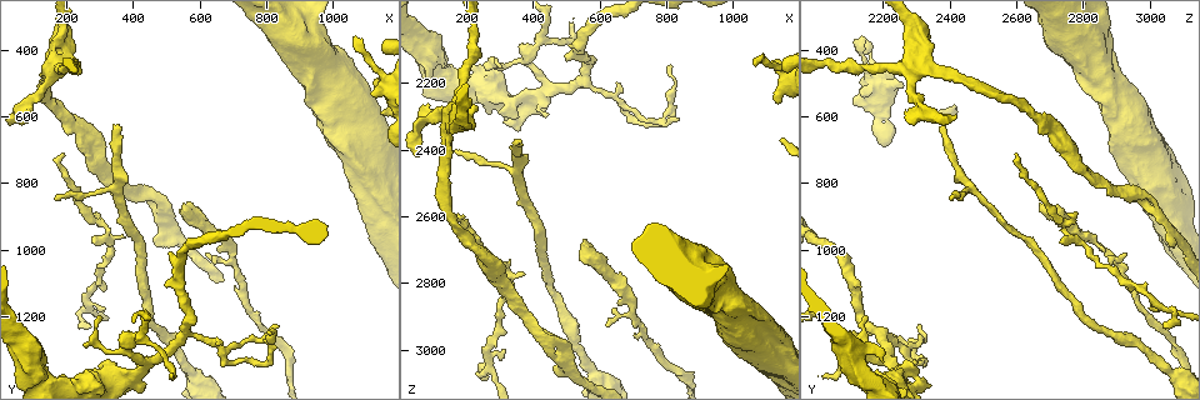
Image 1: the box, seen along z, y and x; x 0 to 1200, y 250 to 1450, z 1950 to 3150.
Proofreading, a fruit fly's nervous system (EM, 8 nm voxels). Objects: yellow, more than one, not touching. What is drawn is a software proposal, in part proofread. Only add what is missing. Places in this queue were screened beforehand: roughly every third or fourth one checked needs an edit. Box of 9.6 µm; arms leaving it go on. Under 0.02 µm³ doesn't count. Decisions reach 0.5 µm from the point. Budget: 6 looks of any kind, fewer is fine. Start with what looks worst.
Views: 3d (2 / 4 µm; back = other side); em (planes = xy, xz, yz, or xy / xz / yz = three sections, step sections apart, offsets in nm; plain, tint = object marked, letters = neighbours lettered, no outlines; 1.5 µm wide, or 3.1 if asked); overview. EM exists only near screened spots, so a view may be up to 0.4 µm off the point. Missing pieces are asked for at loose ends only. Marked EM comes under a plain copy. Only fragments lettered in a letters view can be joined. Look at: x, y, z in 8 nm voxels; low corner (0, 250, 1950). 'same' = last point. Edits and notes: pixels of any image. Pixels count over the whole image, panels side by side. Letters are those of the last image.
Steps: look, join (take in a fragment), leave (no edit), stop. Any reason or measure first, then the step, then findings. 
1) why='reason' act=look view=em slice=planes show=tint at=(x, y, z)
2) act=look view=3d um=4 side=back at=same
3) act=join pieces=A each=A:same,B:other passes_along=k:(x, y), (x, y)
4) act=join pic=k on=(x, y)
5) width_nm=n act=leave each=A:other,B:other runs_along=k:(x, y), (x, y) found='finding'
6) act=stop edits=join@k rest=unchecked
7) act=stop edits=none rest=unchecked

why='tapers out' act=look view=3d um=2 at=(370, 620, 2380)

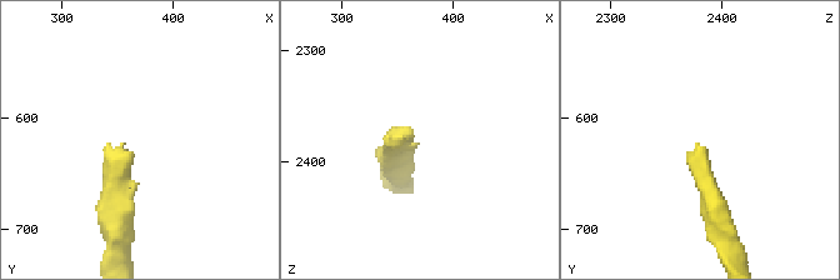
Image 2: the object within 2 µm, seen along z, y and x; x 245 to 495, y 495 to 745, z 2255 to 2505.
why='now the EM' act=look view=em slice=planes show=letters at=(362, 628, 2380)

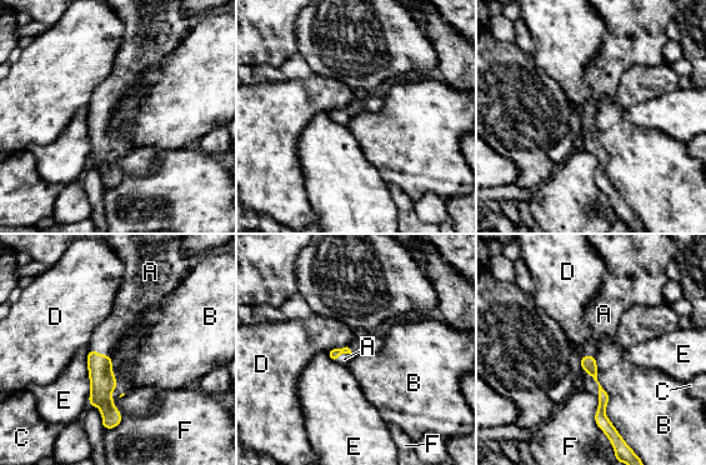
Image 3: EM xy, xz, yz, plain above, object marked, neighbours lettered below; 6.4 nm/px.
longest_contact=B:550nm act=join pieces=A each=A:same,B:other,C:other,D:other,E:other,F:other found='the neuron continues'

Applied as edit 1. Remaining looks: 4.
act=look view=overview

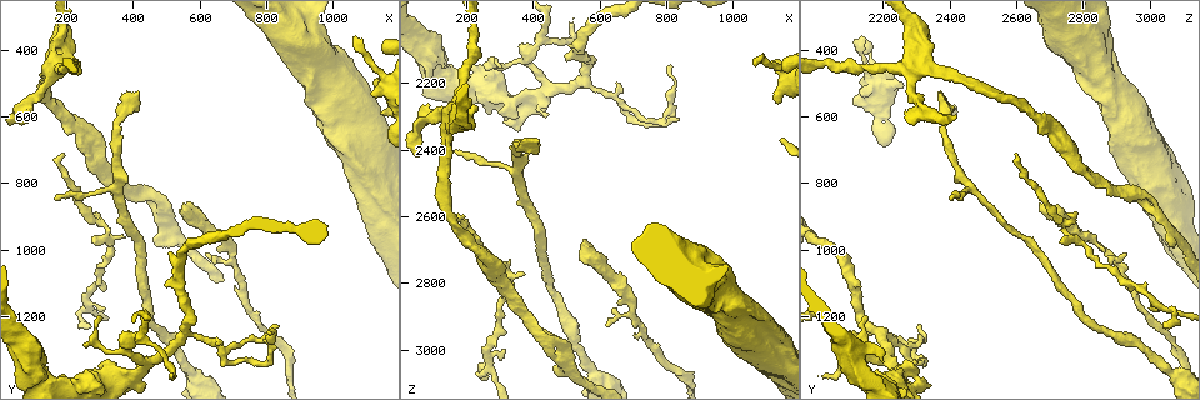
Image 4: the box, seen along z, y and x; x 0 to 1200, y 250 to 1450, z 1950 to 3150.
why='free end' act=look view=em slice=xy step=8 show=tint at=(1130, 520, 2260)

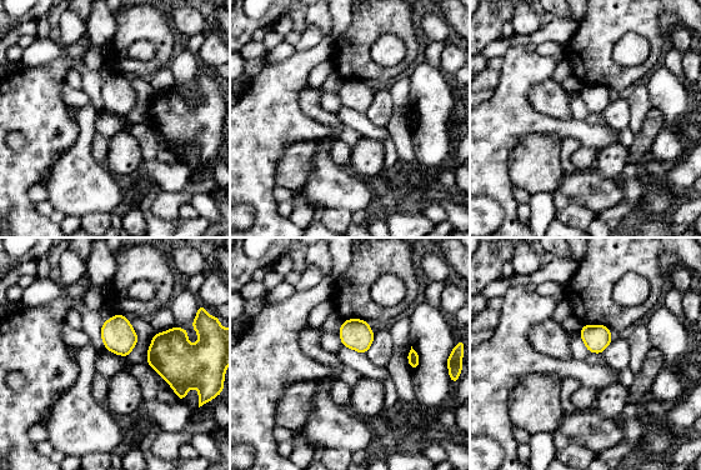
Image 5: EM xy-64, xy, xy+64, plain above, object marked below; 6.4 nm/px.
act=look view=em slice=planes show=letters at=same

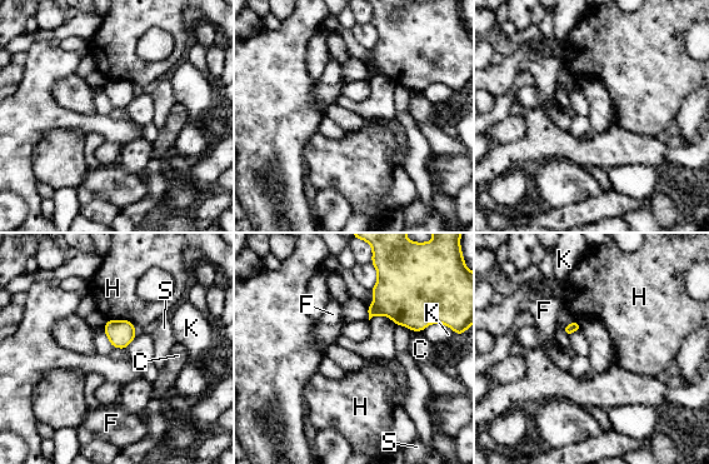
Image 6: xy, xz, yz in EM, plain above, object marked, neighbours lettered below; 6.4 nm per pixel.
act=leave each=C:other,F:other,H:other,K:other,S:other found='no lettered fragment goes on from it'

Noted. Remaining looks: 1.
act=stop edits=join@3 rest=unchecked

